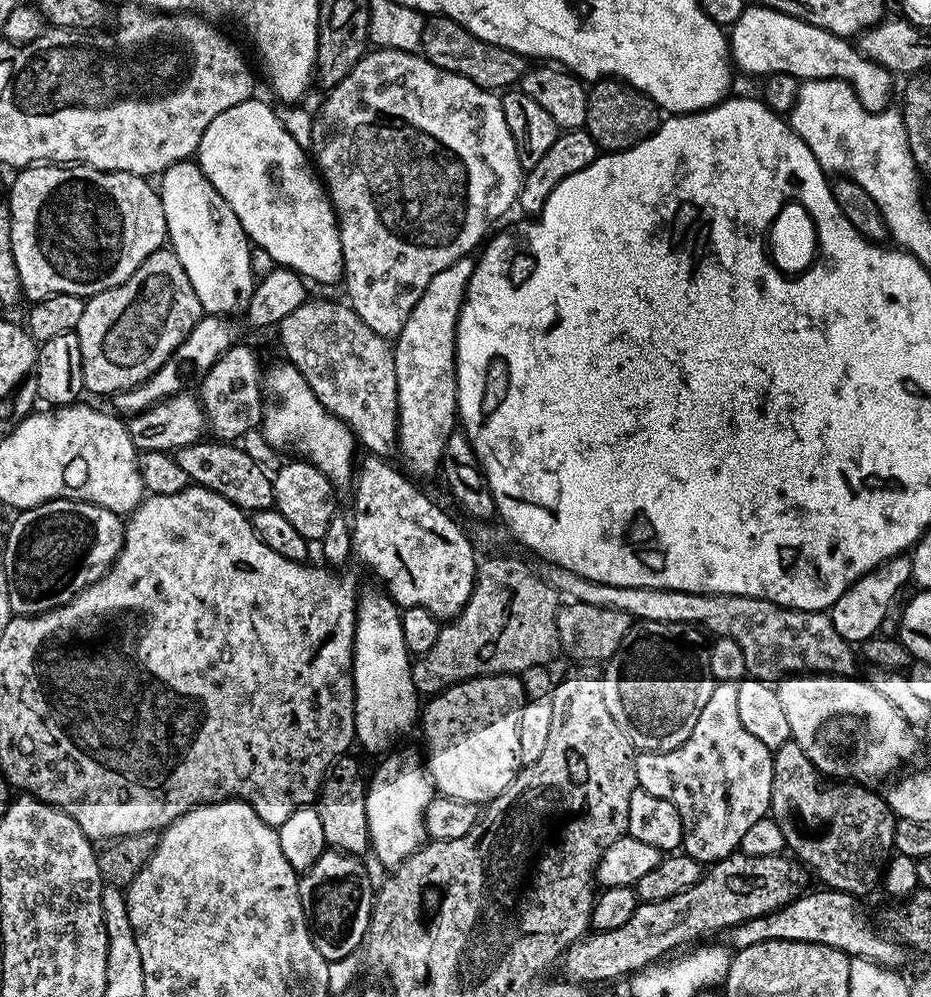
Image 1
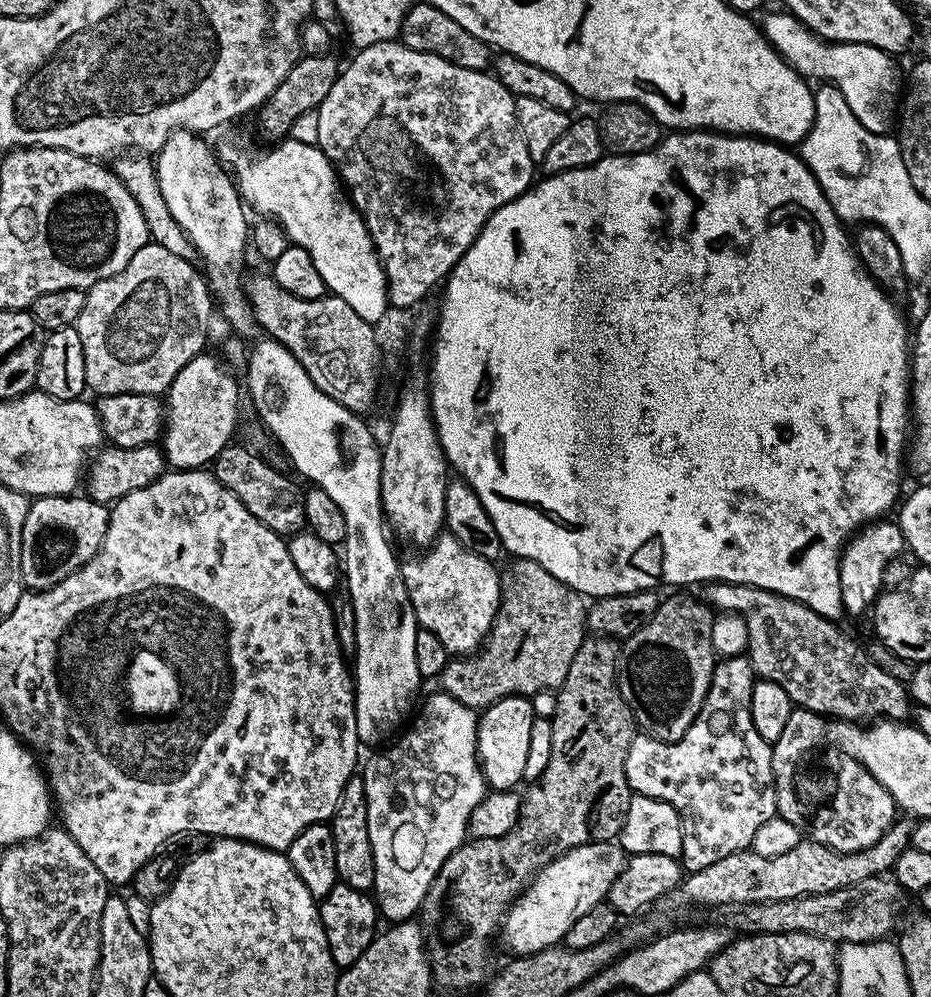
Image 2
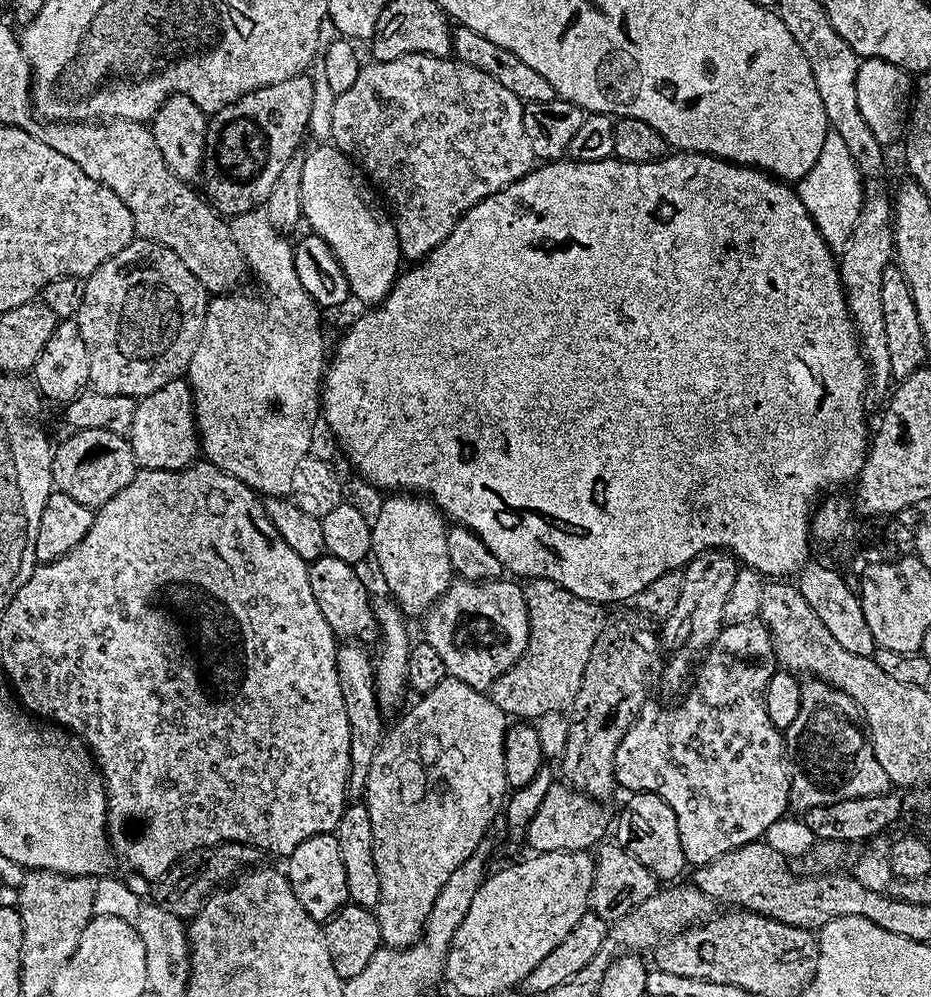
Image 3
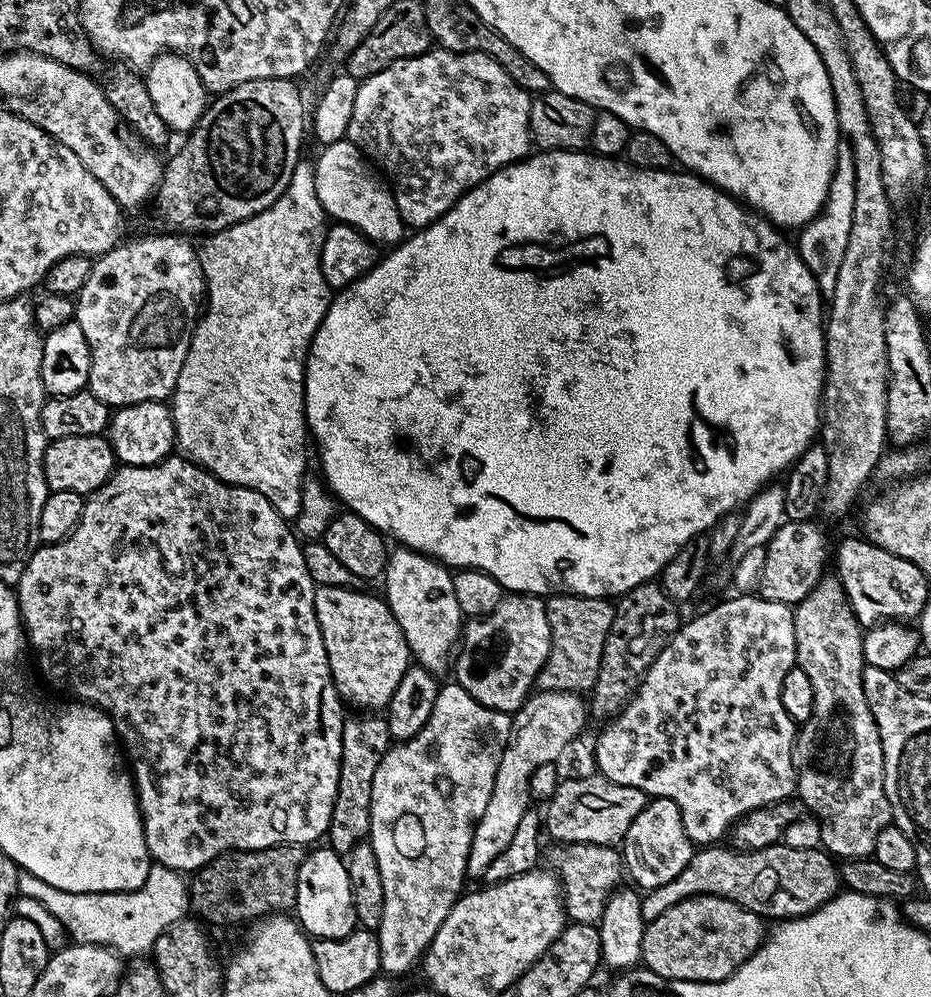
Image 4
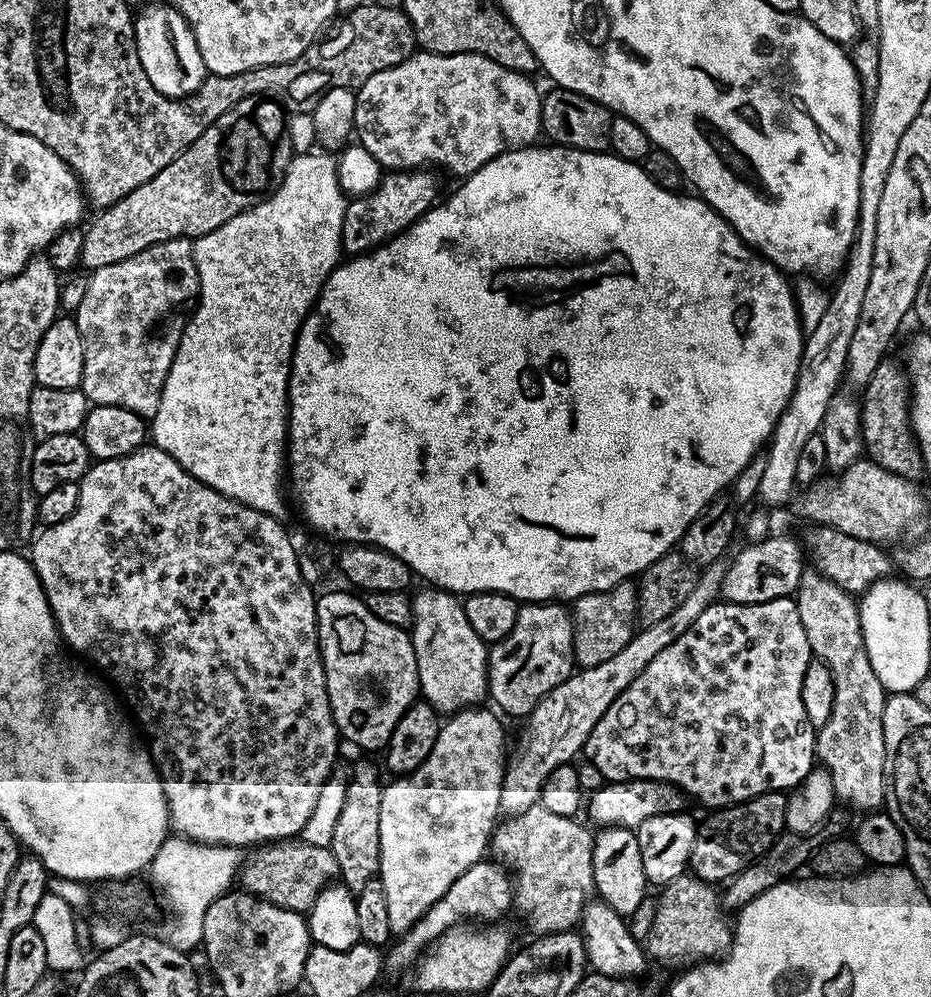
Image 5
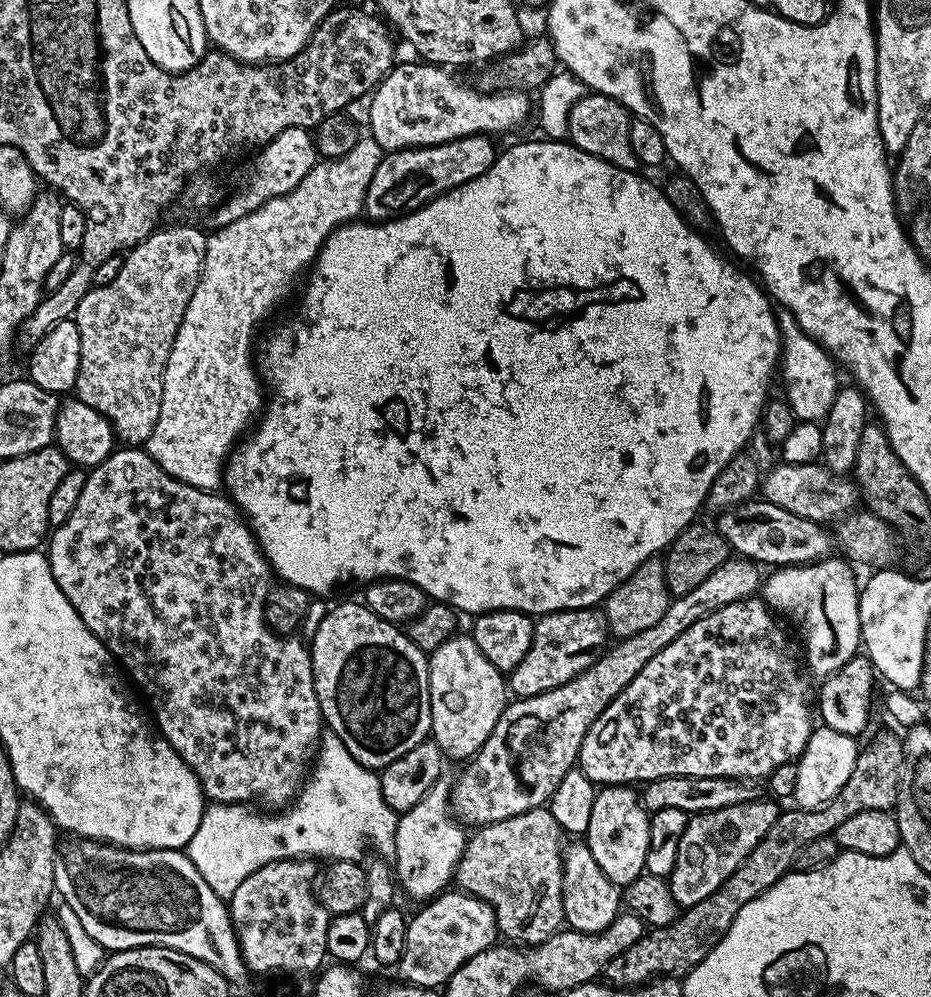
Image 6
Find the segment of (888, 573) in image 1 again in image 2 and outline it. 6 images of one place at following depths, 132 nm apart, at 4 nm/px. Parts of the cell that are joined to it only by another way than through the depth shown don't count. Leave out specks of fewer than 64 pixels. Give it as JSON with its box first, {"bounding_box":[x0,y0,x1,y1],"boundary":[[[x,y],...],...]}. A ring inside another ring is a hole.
{"bounding_box":[840,518,906,617],"boundary":[[[881,518],[863,528],[847,541],[840,553],[840,589],[845,613],[850,617],[860,616],[875,605],[881,592],[885,591],[884,575],[888,564],[892,564],[906,552],[905,540],[897,521],[892,518]]]}

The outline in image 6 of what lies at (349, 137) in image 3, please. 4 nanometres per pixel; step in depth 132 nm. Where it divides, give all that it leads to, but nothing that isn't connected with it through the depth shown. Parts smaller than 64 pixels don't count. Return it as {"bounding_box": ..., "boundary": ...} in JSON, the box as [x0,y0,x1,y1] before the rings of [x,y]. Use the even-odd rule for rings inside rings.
{"bounding_box":[367,62,529,153],"boundary":[[[416,62],[420,64],[400,64],[397,63],[392,71],[376,85],[371,93],[368,104],[368,128],[367,131],[371,134],[378,146],[384,149],[385,153],[397,152],[400,148],[419,148],[426,144],[441,144],[442,142],[450,142],[457,140],[462,136],[487,136],[489,134],[497,134],[496,132],[508,132],[511,128],[516,128],[528,116],[528,96],[529,93],[524,90],[504,90],[508,92],[479,92],[476,88],[471,88],[464,80],[459,80],[455,76],[455,71],[449,70],[447,67],[438,64],[429,64],[427,62]]]}

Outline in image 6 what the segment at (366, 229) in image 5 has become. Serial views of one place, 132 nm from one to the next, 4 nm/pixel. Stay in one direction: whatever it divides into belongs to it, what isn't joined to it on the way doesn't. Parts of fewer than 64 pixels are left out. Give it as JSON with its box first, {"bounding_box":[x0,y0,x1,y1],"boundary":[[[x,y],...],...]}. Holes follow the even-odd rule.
{"bounding_box":[363,135,498,222],"boundary":[[[491,135],[462,136],[450,142],[400,148],[385,154],[378,162],[378,170],[374,170],[374,178],[370,178],[363,215],[372,222],[395,220],[405,212],[418,210],[434,197],[486,174],[498,155],[492,140]]]}

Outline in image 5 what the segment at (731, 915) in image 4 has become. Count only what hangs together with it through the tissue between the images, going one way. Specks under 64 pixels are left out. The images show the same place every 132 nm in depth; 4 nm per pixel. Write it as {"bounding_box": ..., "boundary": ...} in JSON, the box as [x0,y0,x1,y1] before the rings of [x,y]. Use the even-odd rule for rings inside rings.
{"bounding_box":[646,874,733,966],"boundary":[[[691,874],[663,885],[659,889],[660,896],[655,897],[654,922],[646,941],[647,955],[664,964],[684,964],[680,966],[723,957],[732,943],[733,929],[730,920],[724,917],[726,909],[716,891],[713,885]]]}

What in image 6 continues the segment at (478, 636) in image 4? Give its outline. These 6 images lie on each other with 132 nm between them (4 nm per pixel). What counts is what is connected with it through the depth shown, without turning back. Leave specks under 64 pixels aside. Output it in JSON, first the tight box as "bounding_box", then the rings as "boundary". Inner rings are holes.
{"bounding_box":[506,607,609,698],"boundary":[[[599,607],[568,608],[565,612],[547,612],[535,621],[530,648],[526,650],[522,662],[518,662],[518,666],[507,677],[506,683],[511,695],[516,698],[533,696],[570,682],[594,663],[598,653],[609,640],[608,619],[604,617]]]}

